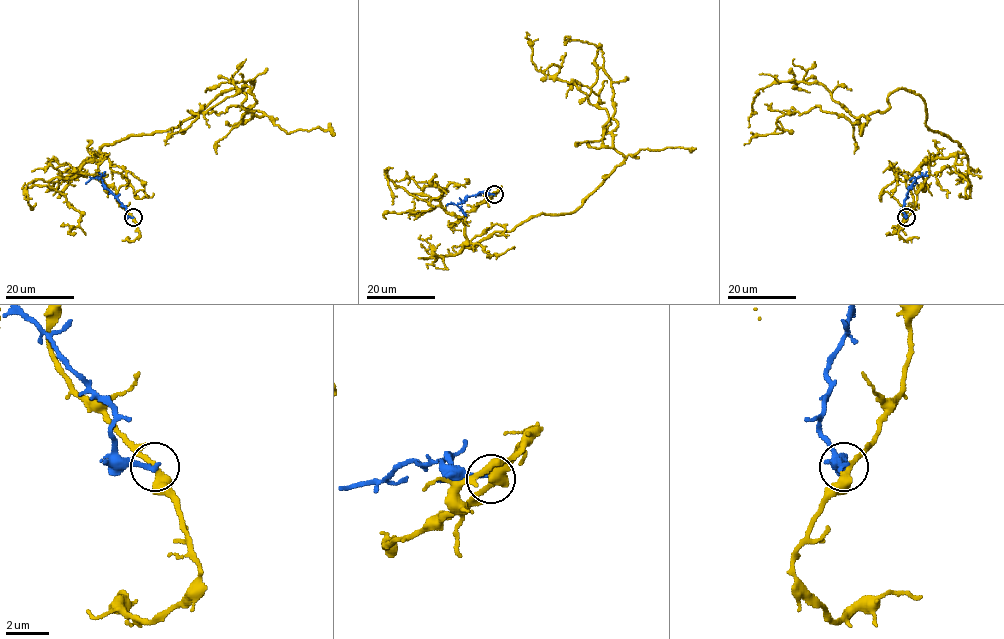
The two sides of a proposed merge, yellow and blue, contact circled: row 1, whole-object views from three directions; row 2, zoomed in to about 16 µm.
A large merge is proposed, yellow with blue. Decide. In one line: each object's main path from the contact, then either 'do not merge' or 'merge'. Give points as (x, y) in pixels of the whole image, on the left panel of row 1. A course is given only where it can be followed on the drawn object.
yellow runs (132, 218), (97, 171), (104, 145), (236, 89), (264, 113), (195, 113), (165, 145); blue runs (132, 217), (126, 214), (119, 200), (96, 178), (105, 171); do not merge

